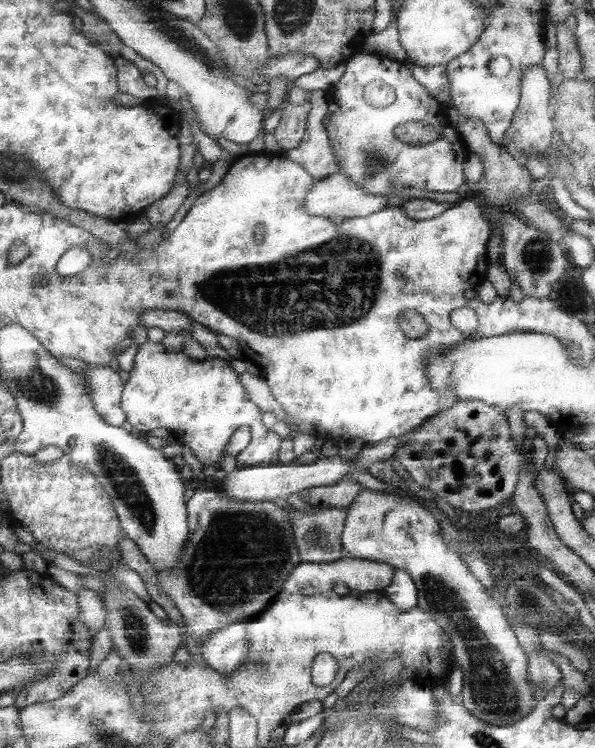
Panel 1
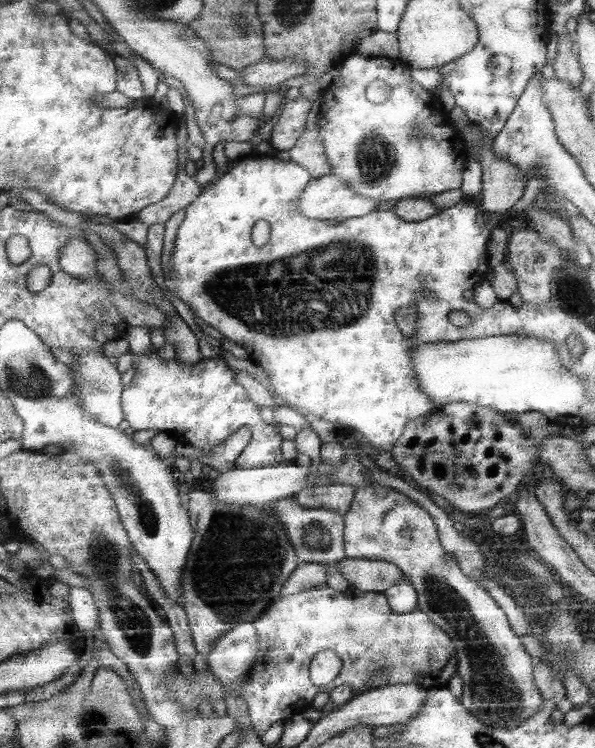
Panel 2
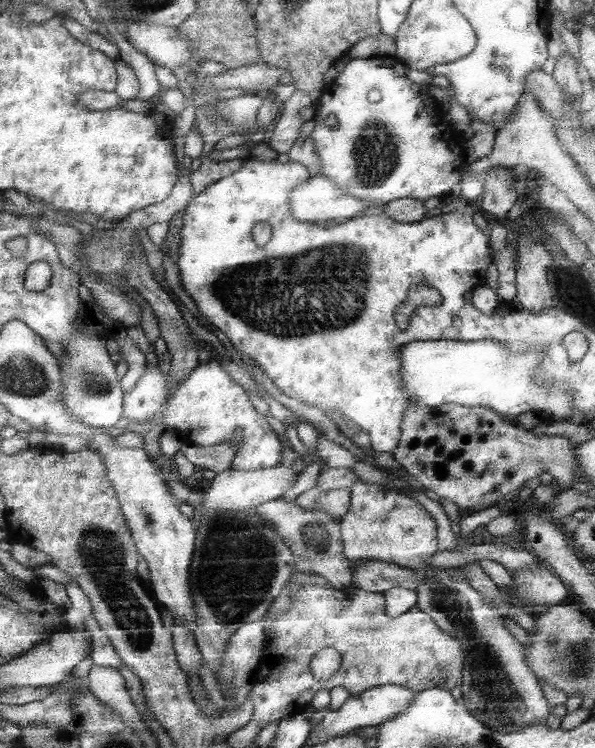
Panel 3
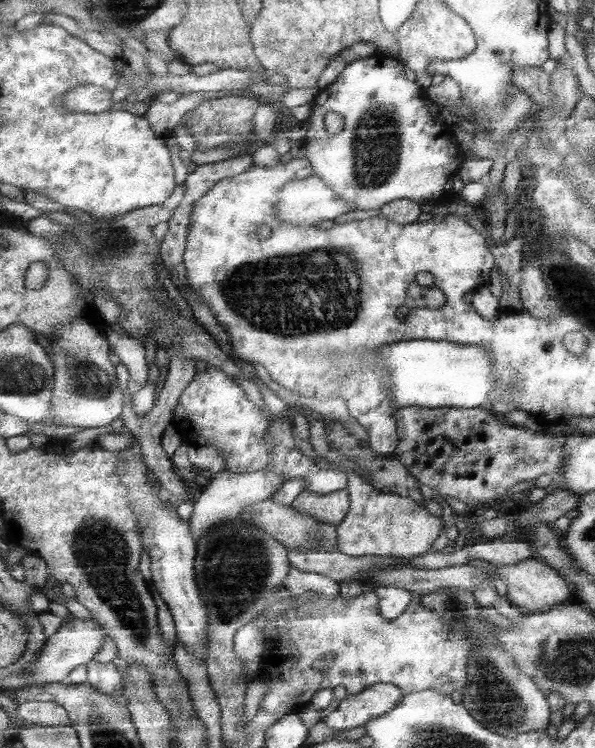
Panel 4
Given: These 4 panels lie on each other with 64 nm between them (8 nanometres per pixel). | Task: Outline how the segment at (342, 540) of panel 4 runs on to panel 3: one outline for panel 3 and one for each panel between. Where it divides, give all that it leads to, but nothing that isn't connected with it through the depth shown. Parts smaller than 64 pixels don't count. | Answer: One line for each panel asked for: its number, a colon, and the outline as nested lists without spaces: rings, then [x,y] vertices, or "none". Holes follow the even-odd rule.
3: [[[357,482],[353,488],[353,504],[341,522],[345,556],[351,560],[375,560],[399,564],[409,570],[425,572],[427,582],[417,590],[417,606],[437,620],[437,624],[459,638],[465,648],[465,682],[461,686],[463,704],[489,728],[497,732],[519,732],[545,722],[553,706],[545,696],[539,676],[529,668],[523,644],[505,628],[505,616],[495,610],[473,586],[453,578],[457,568],[439,568],[431,560],[437,550],[437,524],[431,514],[411,496],[391,490],[383,484]]]

